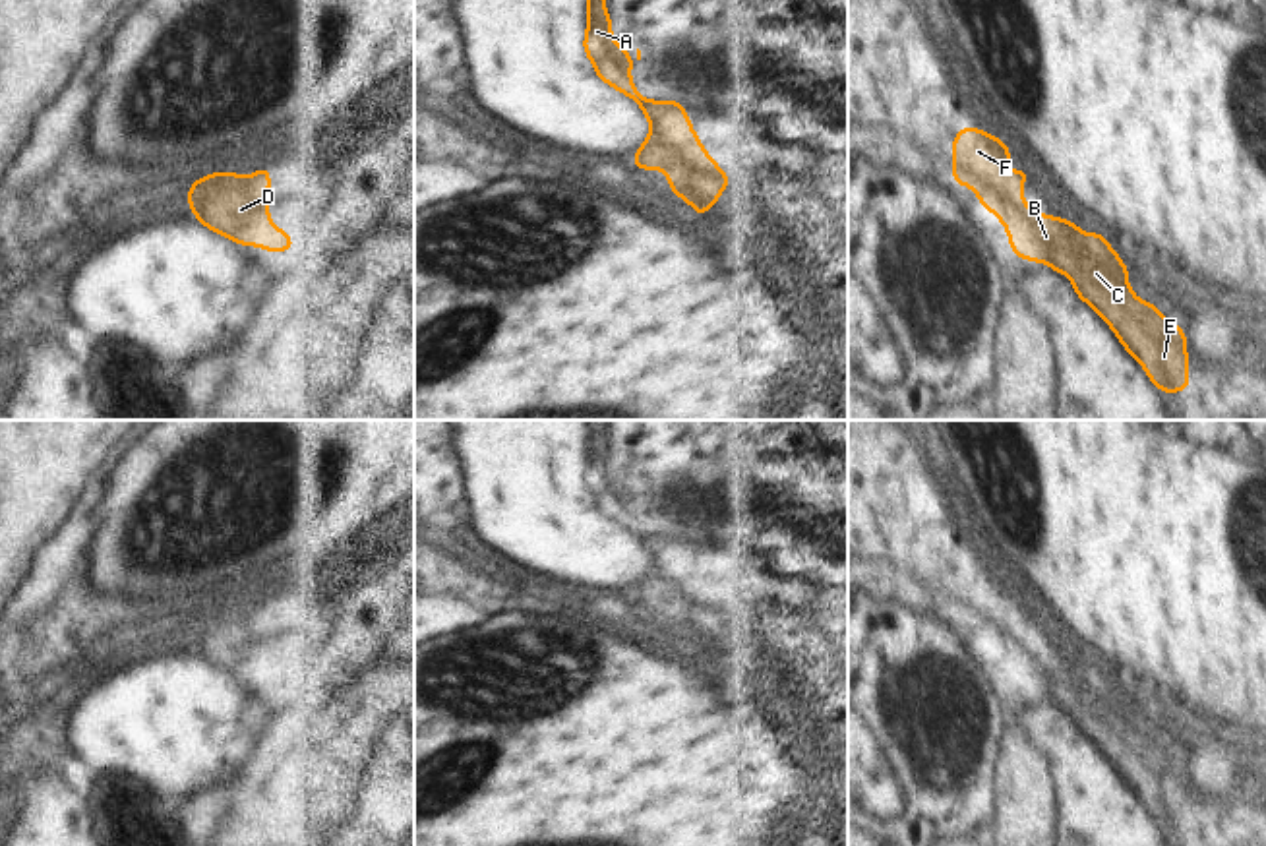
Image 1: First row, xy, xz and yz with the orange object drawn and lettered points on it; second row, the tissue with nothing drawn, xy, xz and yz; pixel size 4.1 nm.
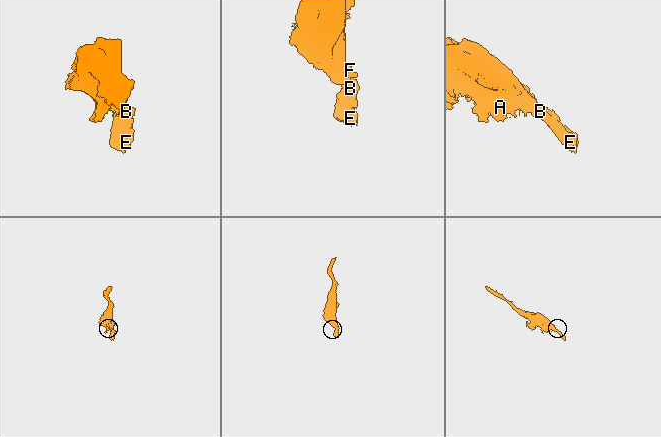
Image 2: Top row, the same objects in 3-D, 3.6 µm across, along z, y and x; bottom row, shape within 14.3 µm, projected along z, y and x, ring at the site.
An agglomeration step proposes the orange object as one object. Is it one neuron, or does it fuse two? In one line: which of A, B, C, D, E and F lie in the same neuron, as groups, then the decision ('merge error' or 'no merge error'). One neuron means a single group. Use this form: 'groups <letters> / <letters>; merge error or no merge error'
groups A B C D E F; no merge error

